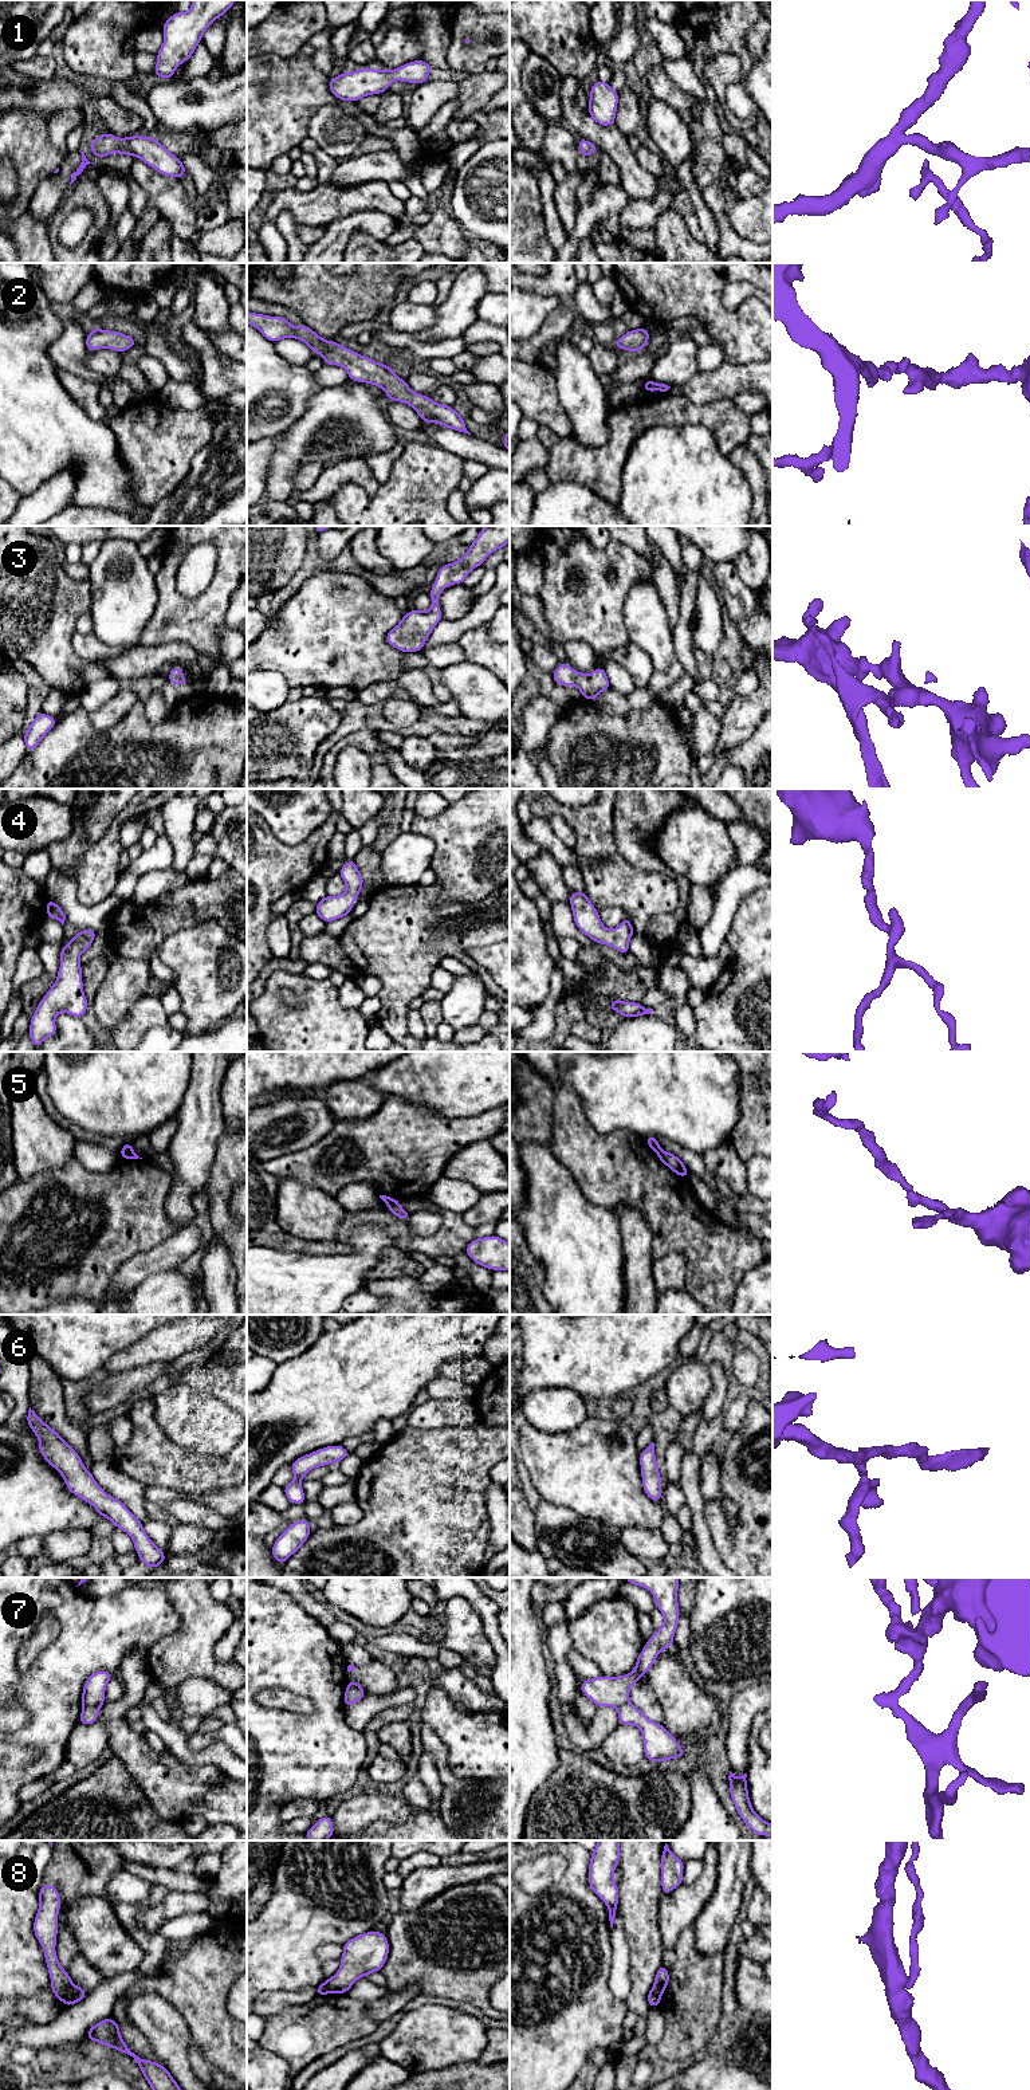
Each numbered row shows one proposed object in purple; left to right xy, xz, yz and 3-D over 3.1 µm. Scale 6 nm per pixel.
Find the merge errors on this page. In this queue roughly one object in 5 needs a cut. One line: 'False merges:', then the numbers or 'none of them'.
False merges: 5, 7, 8

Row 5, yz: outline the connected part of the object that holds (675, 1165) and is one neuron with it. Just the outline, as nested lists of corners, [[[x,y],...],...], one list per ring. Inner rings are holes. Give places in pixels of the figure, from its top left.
[[[661,1150],[657,1156],[665,1166],[669,1167],[671,1171],[683,1178],[688,1178],[689,1174],[687,1167],[684,1166],[683,1160],[679,1159],[676,1155]]]

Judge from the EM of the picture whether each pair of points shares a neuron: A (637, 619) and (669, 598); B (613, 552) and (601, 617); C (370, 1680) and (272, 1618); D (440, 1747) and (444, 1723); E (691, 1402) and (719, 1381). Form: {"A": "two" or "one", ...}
{"A": "two", "B": "one", "C": "two", "D": "two", "E": "two"}

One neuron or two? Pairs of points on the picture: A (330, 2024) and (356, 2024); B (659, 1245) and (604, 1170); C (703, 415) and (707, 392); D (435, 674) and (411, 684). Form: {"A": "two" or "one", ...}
{"A": "one", "B": "one", "C": "two", "D": "two"}

